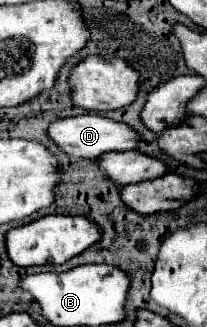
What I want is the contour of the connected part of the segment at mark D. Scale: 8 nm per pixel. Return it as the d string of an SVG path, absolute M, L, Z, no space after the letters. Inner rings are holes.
M85 114L85 116L57 120L49 126L49 136L67 154L77 156L77 158L89 158L89 160L97 160L109 152L125 152L125 150L139 148L139 134L129 124L105 118L105 116L97 116L97 114Z

